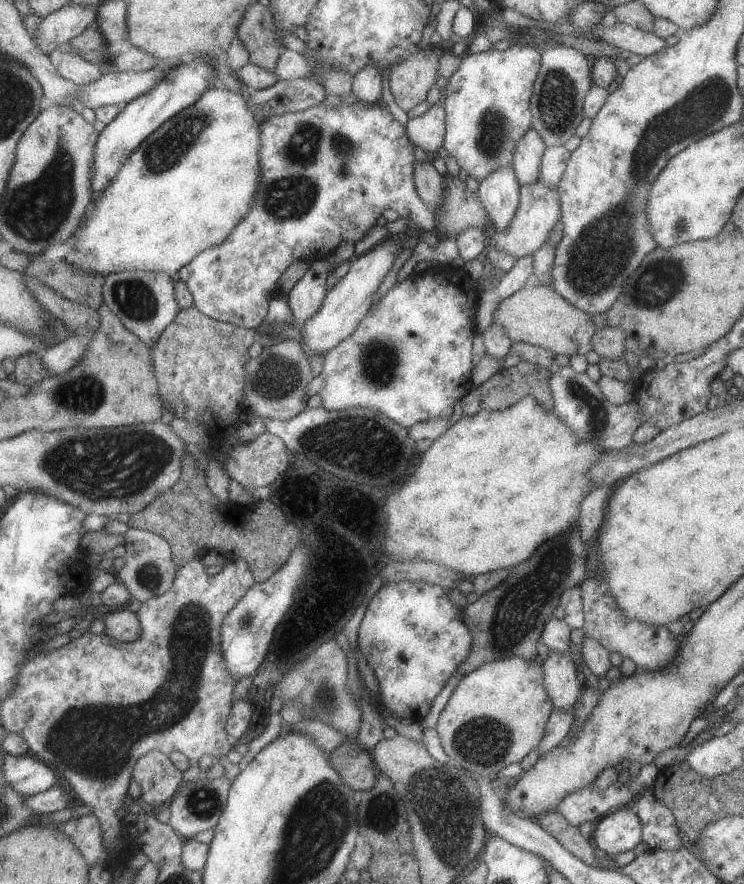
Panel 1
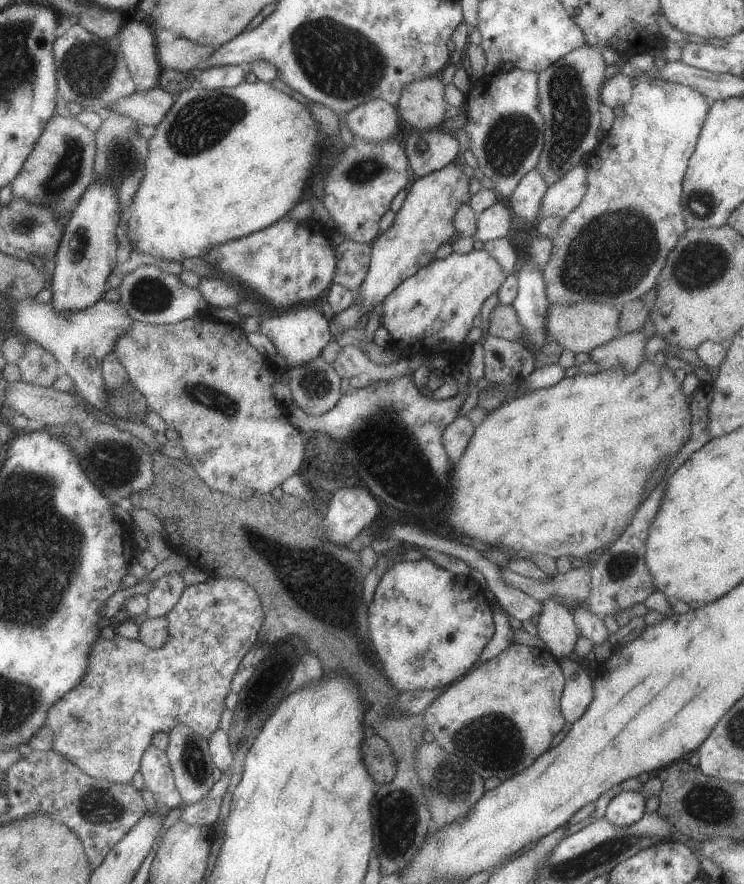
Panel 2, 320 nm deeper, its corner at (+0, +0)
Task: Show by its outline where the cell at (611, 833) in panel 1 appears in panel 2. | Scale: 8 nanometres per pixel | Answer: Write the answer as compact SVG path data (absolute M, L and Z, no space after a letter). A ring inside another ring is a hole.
M621 791L609 799L603 817L615 826L634 823L644 813L644 799L641 793Z

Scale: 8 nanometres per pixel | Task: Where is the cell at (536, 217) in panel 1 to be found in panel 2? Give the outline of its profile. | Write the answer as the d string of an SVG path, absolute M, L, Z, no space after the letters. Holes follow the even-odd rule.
M584 164L568 170L555 184L546 187L540 202L540 218L563 218L581 202L586 191L587 171Z

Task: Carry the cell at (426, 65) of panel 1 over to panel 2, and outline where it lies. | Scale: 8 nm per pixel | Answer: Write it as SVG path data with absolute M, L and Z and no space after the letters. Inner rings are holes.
M439 76L413 81L403 87L396 112L413 130L425 131L445 120L447 103L443 99L443 84Z

